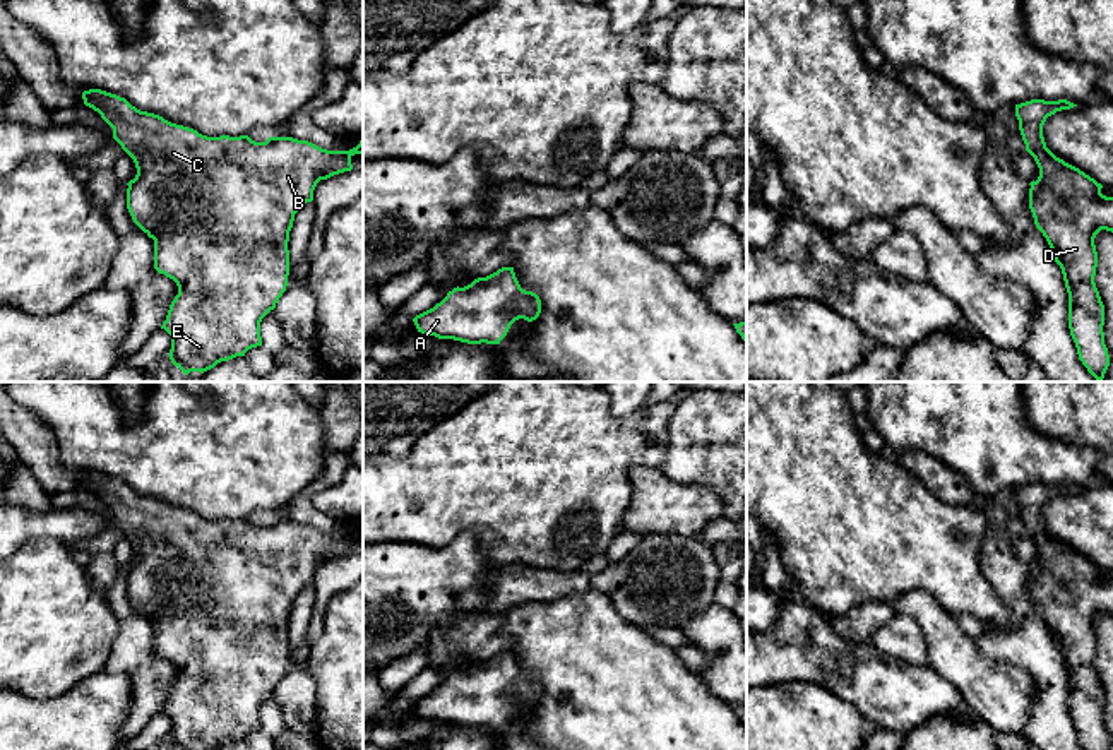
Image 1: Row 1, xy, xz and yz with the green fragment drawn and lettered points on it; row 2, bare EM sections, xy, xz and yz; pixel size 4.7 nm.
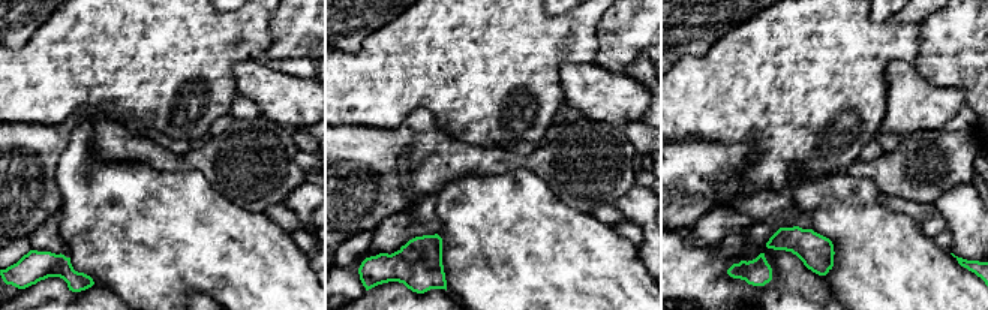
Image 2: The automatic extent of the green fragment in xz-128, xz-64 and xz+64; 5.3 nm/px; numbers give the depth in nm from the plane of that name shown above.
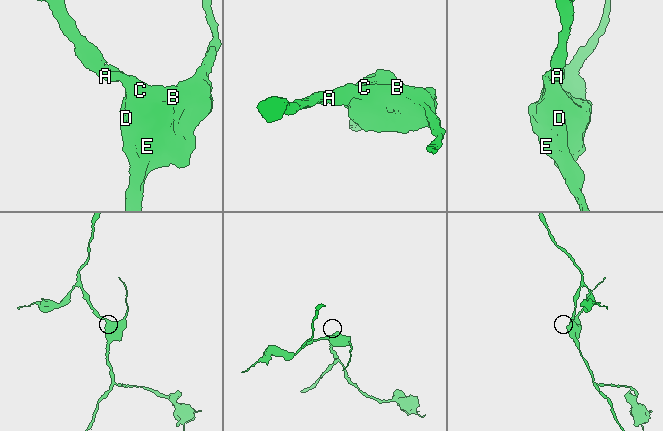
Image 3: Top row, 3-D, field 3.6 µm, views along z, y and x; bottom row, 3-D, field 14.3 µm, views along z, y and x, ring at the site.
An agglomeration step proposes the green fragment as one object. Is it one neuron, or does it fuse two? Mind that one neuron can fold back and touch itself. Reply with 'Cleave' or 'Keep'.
Keep

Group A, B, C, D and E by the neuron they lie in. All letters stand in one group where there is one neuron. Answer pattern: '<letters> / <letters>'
A B C D E

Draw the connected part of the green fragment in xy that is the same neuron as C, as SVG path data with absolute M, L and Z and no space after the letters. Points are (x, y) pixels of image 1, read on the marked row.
M101 89L84 91L82 99L113 128L113 139L134 159L137 175L127 183L127 209L134 223L154 240L154 269L178 286L161 325L171 336L171 363L185 375L204 373L221 361L245 356L248 349L262 346L260 322L276 308L288 286L288 241L295 214L313 200L320 180L353 170L351 158L363 154L363 142L349 151L327 151L293 137L269 137L265 142L255 142L248 135L207 137L159 115L140 111L125 98Z

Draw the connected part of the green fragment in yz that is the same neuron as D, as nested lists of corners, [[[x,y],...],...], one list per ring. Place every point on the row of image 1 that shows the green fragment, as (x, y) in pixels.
[[[1031,99],[1015,104],[1015,116],[1026,151],[1039,168],[1038,180],[1029,183],[1029,209],[1063,274],[1070,336],[1082,365],[1103,382],[1110,354],[1103,332],[1104,305],[1094,283],[1094,238],[1101,229],[1113,233],[1113,197],[1103,195],[1103,185],[1094,178],[1056,158],[1043,137],[1046,118],[1074,106],[1067,99]]]

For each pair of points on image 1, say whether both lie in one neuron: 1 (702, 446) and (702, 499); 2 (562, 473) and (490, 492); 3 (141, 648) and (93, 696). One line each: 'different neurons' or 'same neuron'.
1: different neurons
2: same neuron
3: different neurons

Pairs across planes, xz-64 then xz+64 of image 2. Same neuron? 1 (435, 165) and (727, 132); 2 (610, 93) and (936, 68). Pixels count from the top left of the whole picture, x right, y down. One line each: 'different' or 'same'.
1: different
2: different

